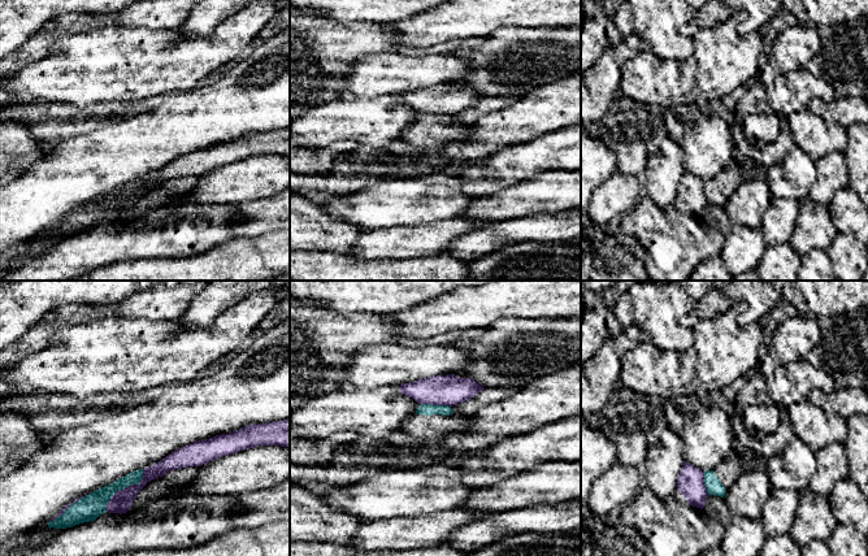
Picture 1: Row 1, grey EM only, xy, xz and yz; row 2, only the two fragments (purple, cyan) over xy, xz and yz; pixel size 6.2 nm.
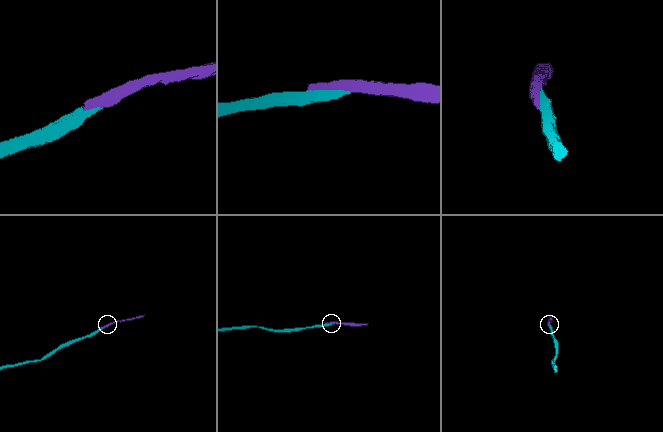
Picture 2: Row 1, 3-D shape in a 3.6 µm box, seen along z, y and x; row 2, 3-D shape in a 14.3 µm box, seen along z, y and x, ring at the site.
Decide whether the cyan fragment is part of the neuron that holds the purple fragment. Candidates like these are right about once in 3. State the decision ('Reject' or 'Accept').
Reject

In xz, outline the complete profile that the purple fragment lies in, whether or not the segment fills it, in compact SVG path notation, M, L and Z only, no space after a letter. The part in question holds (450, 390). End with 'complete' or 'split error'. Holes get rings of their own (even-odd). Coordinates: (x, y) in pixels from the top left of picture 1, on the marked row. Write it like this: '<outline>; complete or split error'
M447 374L409 382L399 386L399 390L420 404L453 407L470 400L485 388L473 378Z; complete

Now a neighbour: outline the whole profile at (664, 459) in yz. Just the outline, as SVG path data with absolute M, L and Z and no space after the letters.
M667 429L660 434L657 442L647 449L645 461L647 487L657 498L673 496L683 462L683 443L678 434Z

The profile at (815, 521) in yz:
M810 488L803 490L799 495L800 501L790 535L800 548L813 540L828 542L838 525L828 498Z

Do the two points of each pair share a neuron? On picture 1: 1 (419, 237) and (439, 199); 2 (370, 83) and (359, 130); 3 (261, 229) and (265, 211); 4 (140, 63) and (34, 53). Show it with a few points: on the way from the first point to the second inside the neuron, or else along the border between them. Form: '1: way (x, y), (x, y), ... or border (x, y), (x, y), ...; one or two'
1: border (456, 217), (429, 222), (400, 224), (396, 226); two
2: border (398, 95), (355, 98); two
3: way (265, 225), (265, 214); one
4: border (70, 35), (57, 40), (43, 57), (20, 69); two

